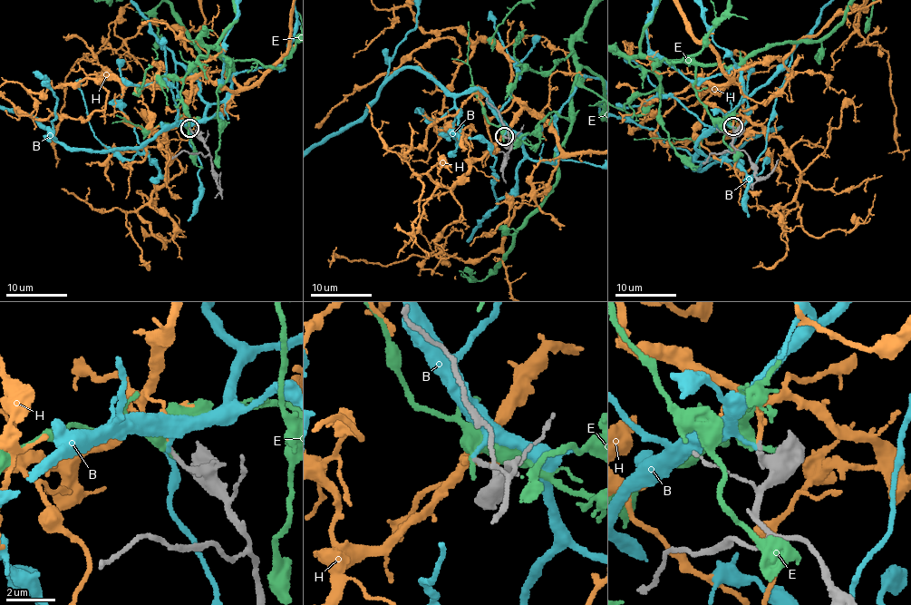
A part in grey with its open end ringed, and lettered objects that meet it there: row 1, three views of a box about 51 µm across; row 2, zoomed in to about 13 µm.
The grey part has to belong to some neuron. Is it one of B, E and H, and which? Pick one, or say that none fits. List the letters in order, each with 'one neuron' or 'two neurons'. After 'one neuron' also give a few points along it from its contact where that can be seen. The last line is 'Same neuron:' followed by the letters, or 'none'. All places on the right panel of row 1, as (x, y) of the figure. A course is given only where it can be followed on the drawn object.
B: two neurons
E: two neurons
H: one neuron
Same neuron: H

